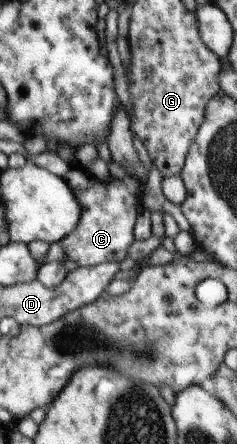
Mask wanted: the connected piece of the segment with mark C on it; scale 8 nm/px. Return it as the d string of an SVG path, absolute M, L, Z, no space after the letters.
M113 160L107 164L107 168L110 179L105 182L74 166L61 176L76 198L80 217L75 228L53 246L40 240L31 241L26 245L31 256L40 262L40 266L45 262L47 250L57 246L61 246L64 254L63 260L59 262L63 264L65 260L71 260L77 267L92 267L107 261L118 263L125 258L127 247L135 240L132 230L140 209L137 192L141 192L143 184Z

